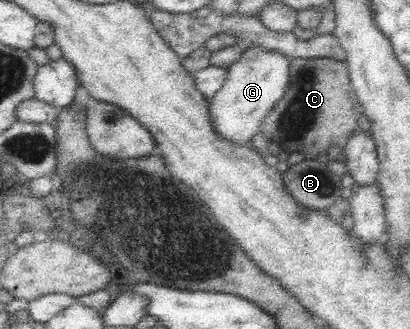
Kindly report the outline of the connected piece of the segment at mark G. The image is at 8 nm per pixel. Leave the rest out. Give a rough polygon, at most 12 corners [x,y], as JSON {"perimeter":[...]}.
{"perimeter":[[244,49],[208,100],[214,132],[251,145],[289,84],[286,56]]}

